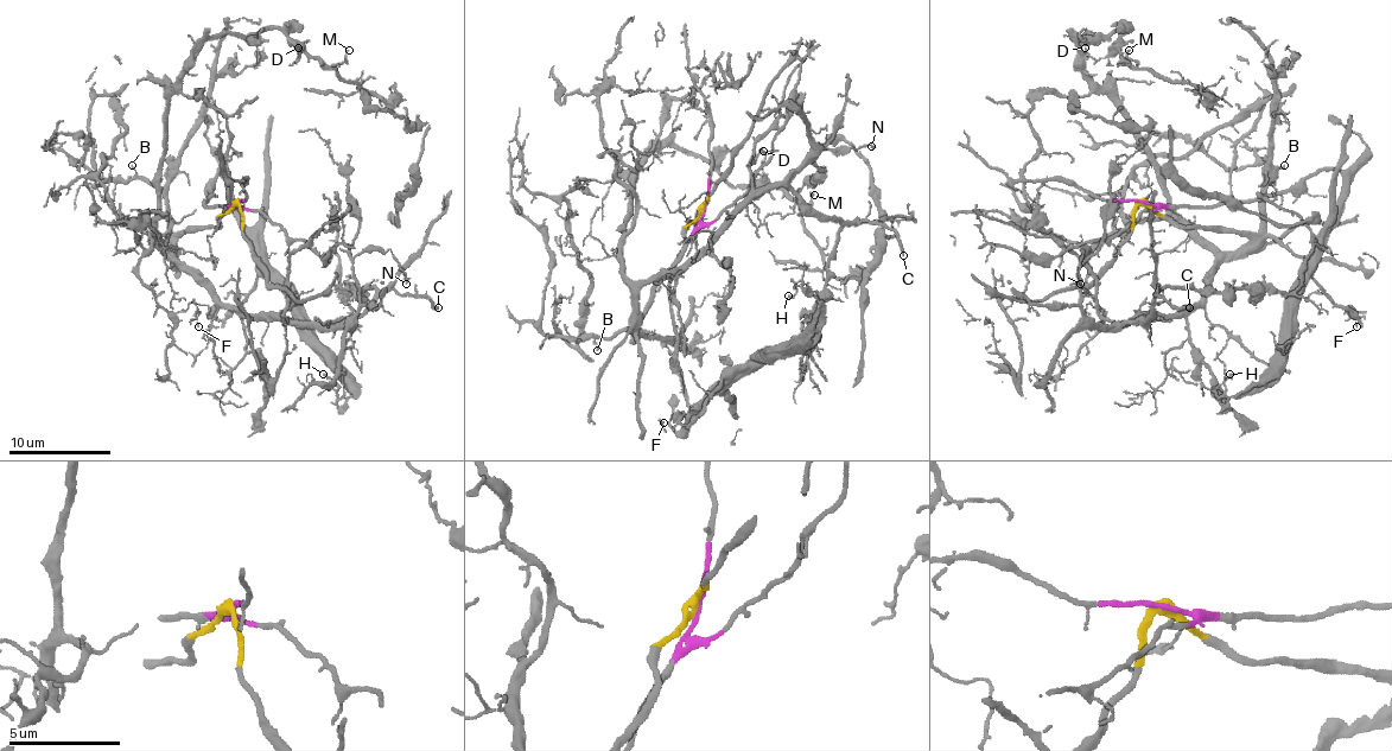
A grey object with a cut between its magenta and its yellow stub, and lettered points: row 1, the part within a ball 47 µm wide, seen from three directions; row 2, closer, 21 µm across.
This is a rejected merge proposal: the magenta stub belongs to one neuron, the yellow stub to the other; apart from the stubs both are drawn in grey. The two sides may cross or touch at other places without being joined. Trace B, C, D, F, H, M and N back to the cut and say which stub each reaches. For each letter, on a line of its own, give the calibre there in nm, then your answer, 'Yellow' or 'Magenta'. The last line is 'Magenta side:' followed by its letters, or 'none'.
B: Thickness 140 nm. Yellow
C: Thickness 200 nm. Yellow
D: Thickness 110 nm. Yellow
F: Thickness 80 nm. Magenta
H: Thickness 150 nm. Magenta
M: Thickness 160 nm. Yellow
N: Thickness 130 nm. Yellow
Magenta side: F, H

